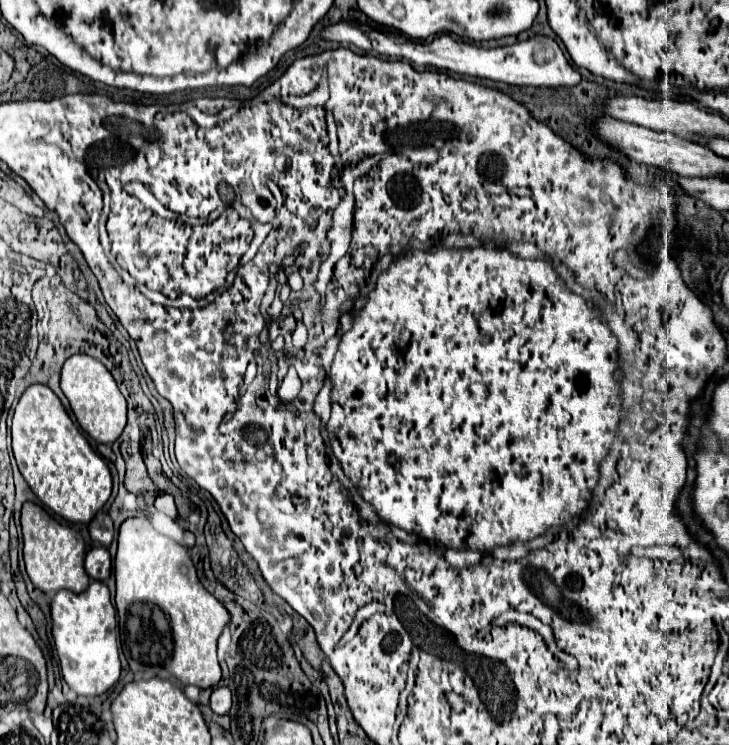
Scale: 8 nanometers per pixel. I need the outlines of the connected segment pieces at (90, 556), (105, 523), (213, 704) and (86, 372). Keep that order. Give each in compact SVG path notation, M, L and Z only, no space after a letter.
M92 548L86 554L86 572L94 580L108 580L112 570L112 558L106 548Z
M98 512L88 528L90 528L90 536L92 536L94 542L98 542L98 544L102 544L106 548L112 544L114 528L112 528L112 520L110 520L110 516L106 512Z
M214 688L212 696L210 696L210 708L216 714L226 714L232 706L232 694L228 688Z
M76 354L70 356L62 366L62 378L60 378L62 392L66 394L70 408L80 424L80 428L102 444L112 444L126 426L126 400L122 392L118 390L116 380L112 374L104 368L102 362L98 362L92 356Z

